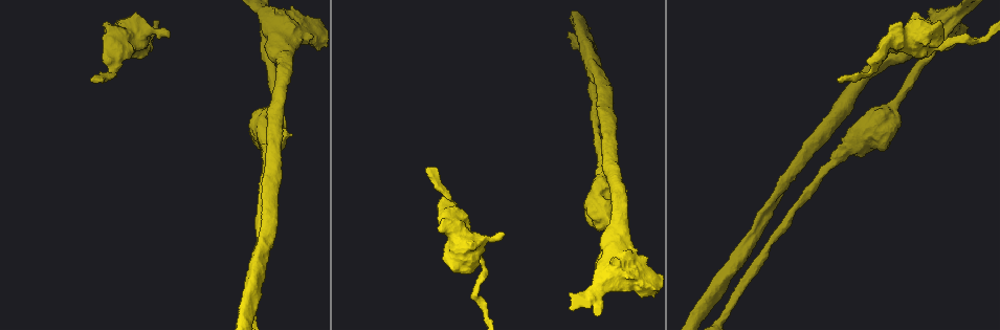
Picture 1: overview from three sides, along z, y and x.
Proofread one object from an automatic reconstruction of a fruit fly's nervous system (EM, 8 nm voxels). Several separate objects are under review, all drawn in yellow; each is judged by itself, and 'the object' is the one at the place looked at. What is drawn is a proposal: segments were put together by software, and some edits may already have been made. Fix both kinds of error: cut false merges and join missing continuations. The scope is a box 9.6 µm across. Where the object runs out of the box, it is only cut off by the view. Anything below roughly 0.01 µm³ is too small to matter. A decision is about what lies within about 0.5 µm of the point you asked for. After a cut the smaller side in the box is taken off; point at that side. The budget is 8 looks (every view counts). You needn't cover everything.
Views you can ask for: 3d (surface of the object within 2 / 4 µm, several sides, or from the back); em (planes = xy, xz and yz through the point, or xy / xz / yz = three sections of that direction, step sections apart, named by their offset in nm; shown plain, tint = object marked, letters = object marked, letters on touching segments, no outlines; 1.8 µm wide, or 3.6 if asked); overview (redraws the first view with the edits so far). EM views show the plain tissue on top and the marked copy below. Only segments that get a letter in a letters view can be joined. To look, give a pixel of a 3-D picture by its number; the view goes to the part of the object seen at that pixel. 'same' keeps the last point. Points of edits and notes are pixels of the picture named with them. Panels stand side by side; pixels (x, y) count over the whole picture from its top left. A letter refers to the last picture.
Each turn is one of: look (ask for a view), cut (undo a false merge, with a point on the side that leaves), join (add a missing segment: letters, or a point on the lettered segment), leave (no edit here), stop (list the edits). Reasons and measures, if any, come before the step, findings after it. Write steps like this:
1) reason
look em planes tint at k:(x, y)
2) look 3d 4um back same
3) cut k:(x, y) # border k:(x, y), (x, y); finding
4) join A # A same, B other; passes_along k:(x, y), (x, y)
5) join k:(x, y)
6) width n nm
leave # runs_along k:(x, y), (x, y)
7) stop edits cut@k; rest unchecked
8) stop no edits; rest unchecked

tapers out
look em xy step 16 tint at 1:(93, 80)

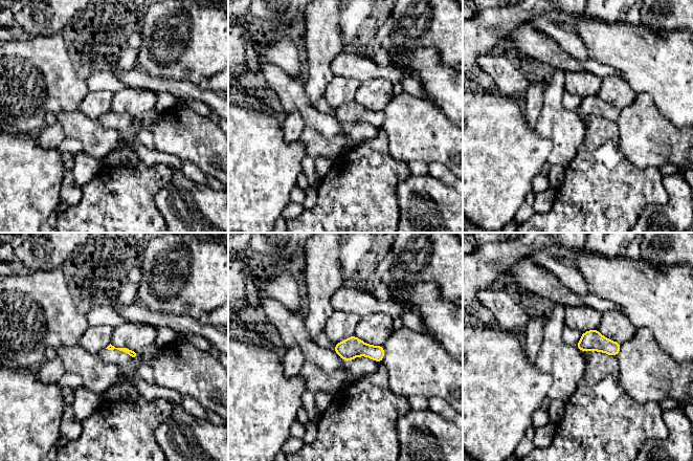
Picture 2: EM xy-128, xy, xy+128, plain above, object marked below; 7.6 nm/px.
cut it another way
look em xz step 8 letters same

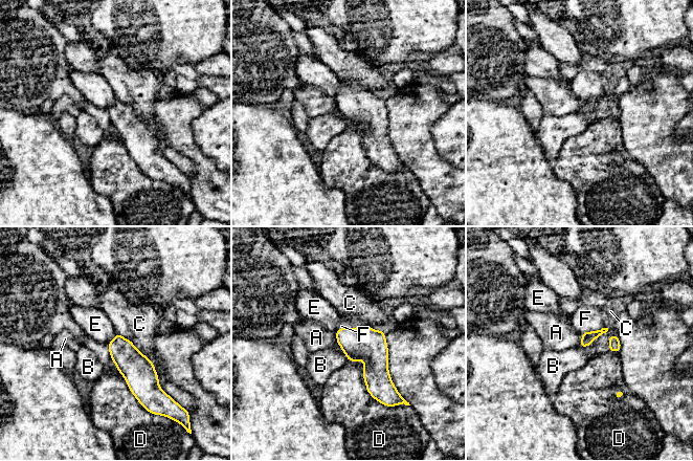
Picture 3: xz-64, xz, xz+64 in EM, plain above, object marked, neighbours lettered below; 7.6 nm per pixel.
join F # A other, B other, C other, D other, E other, F same; the neuron continues

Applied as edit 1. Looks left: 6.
look overview

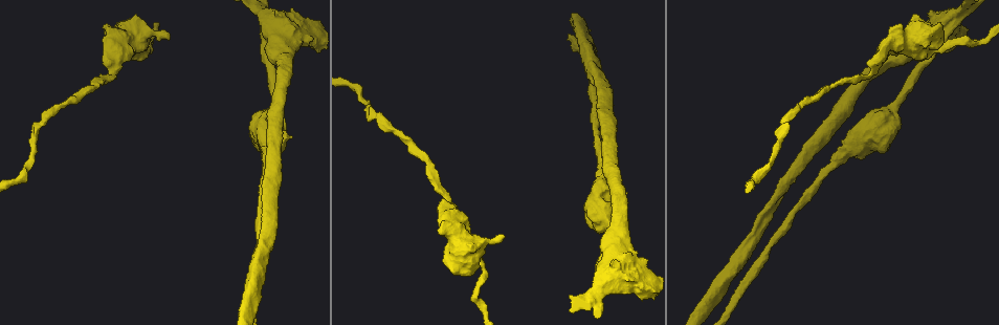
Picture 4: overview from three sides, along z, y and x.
sudden change in width
look 3d 4um at 4:(606, 265)

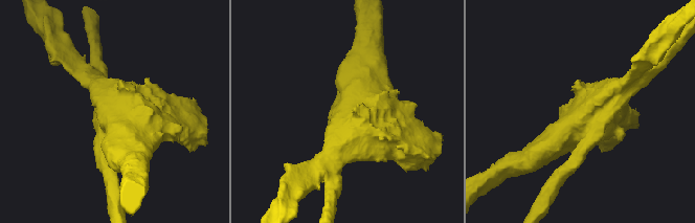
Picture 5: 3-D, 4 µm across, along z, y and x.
look em 3.6um yz step 8 tint at 5:(119, 127)

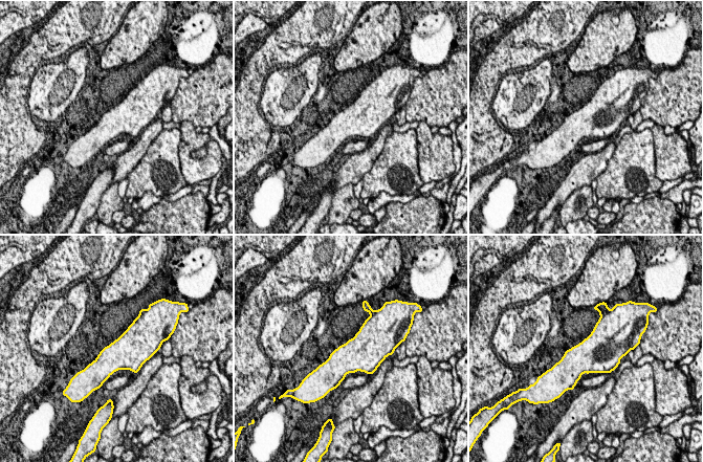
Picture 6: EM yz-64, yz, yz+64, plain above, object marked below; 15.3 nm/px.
look em 3.6um planes letters same

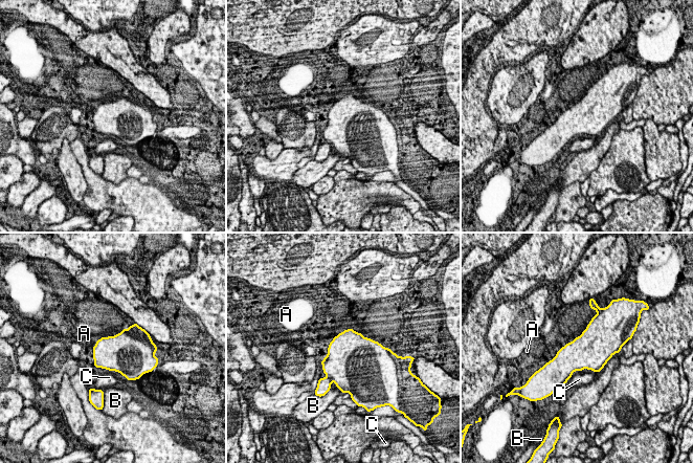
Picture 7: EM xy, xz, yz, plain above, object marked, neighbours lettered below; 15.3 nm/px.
cut 7:(323, 386) # A other, B other, C other; border 7:(327, 375), (332, 380); a second neuron is stuck on

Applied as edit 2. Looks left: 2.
stop edits join@3, cut@7; rest unchecked

